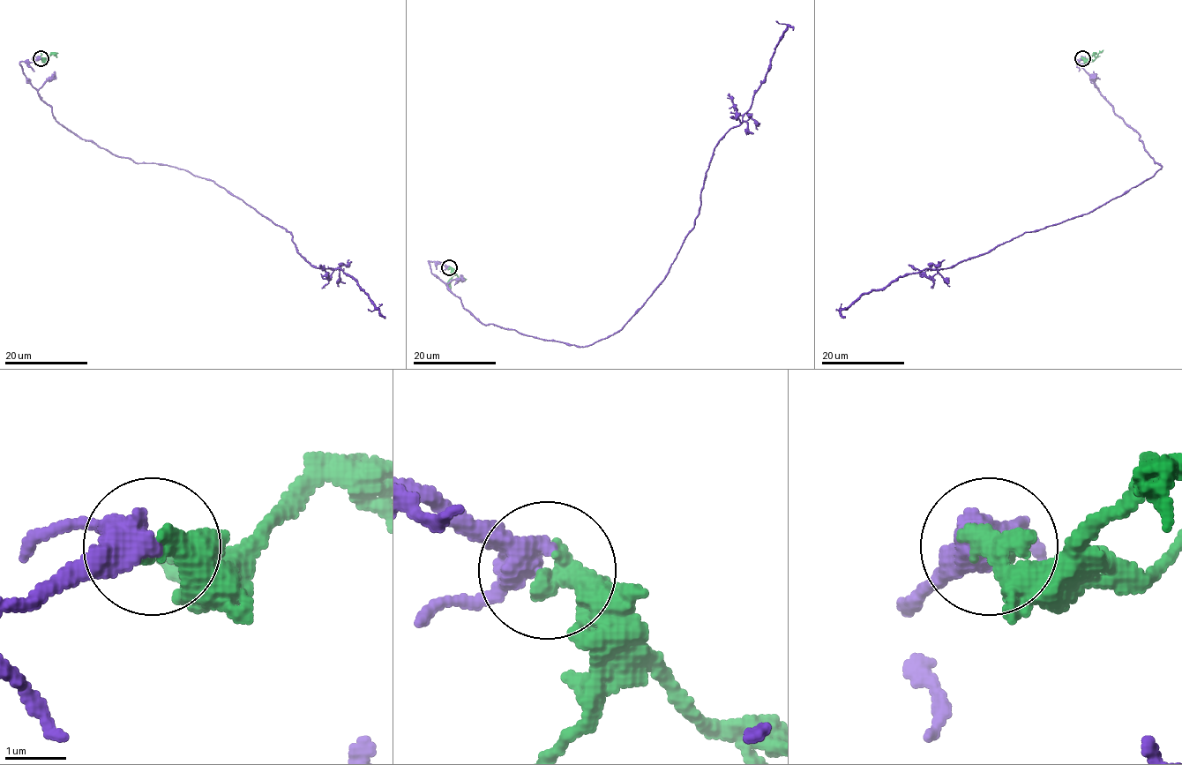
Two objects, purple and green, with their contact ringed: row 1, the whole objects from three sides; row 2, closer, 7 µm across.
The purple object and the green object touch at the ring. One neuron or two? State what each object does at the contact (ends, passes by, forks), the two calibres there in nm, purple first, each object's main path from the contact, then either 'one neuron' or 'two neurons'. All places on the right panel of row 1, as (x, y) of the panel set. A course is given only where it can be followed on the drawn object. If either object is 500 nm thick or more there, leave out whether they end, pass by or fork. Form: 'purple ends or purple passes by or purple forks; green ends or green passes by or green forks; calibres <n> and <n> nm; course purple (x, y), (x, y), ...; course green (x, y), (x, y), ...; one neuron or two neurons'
purple passes by; green ends; calibres 440 and 480 nm; course purple (1082, 58), (1076, 62), (1160, 168), (1085, 214), (1024, 232), (947, 268), (905, 273), (836, 308); course green (1082, 58), (1093, 61), (1103, 49); one neuron

